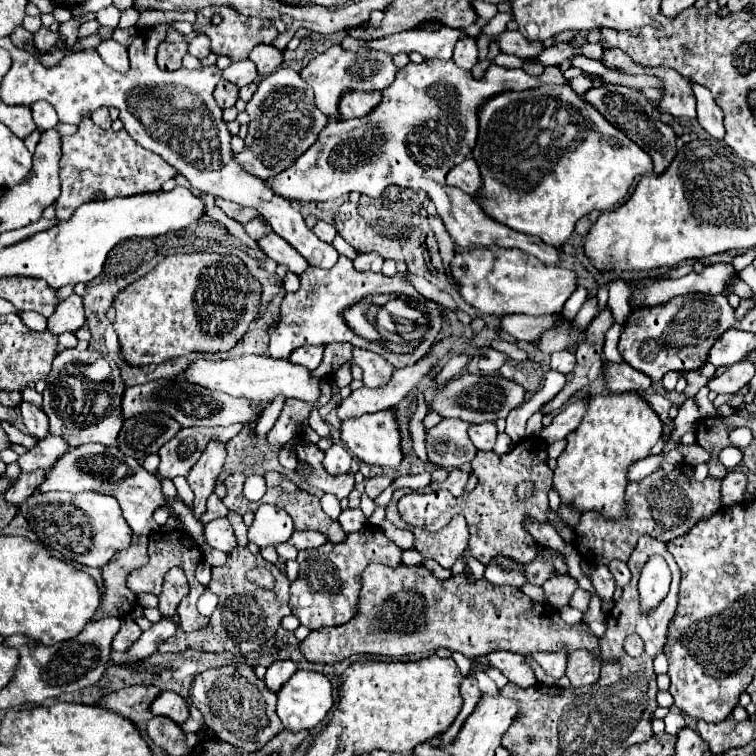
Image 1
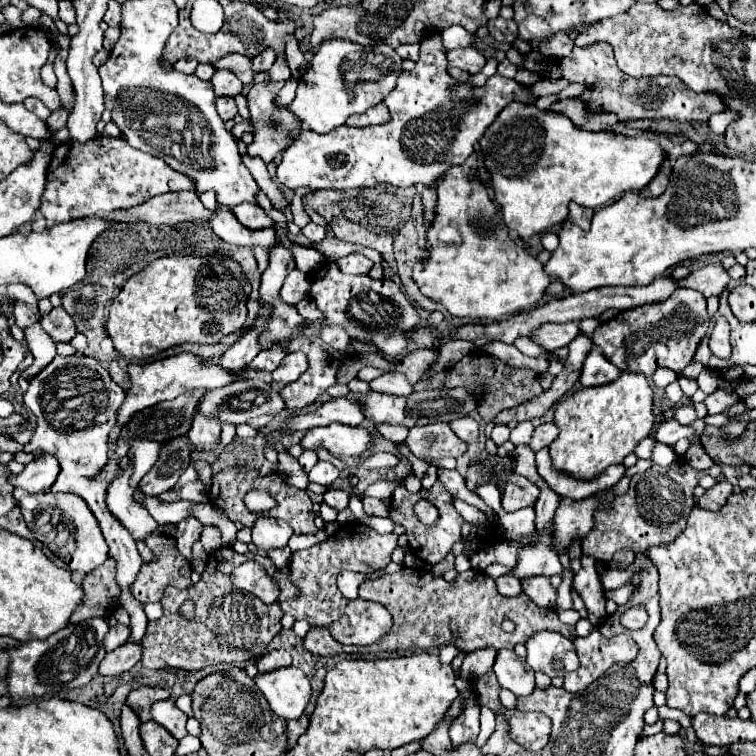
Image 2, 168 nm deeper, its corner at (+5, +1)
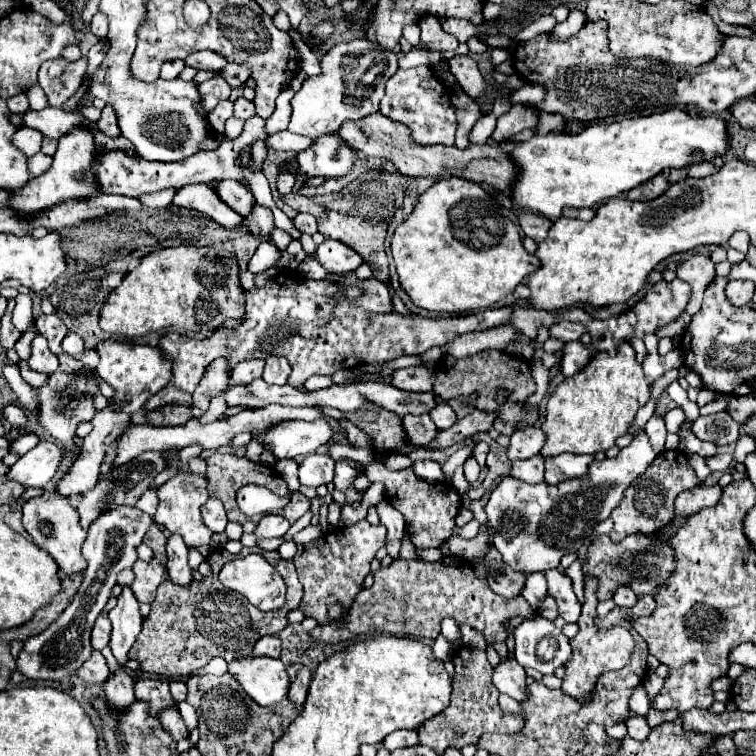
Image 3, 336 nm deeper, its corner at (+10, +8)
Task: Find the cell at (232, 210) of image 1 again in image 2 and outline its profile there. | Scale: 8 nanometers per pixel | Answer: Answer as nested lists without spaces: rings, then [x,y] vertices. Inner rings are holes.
[[[190,189],[190,191],[178,191],[178,193],[176,191],[162,193],[132,211],[114,211],[108,215],[108,219],[126,221],[126,223],[146,221],[150,225],[159,227],[174,226],[186,221],[208,221],[210,215],[214,215],[214,211],[206,209],[198,199],[196,191]]]

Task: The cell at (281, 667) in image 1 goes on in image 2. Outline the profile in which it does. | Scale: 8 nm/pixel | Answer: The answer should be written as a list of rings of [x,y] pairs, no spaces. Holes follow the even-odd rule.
[[[276,649],[276,651],[270,651],[270,653],[262,655],[256,665],[258,665],[258,671],[260,673],[266,673],[266,671],[274,671],[274,669],[286,667],[290,663],[292,663],[290,653],[288,651],[282,651],[282,649]]]

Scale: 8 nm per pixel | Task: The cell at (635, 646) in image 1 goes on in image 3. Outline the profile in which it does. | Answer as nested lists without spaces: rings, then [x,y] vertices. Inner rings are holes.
[[[589,578],[585,582],[585,604],[583,604],[583,610],[581,610],[581,618],[577,620],[579,632],[577,632],[577,636],[573,636],[569,640],[571,648],[573,648],[573,656],[565,664],[565,678],[563,678],[563,686],[561,686],[561,690],[565,694],[569,694],[571,698],[575,698],[579,702],[589,700],[589,696],[593,694],[593,688],[595,688],[595,684],[597,684],[597,680],[603,672],[619,670],[625,664],[629,664],[629,658],[631,658],[631,652],[633,652],[633,638],[631,638],[629,630],[625,630],[623,627],[613,627],[609,630],[595,628],[595,624],[593,624],[595,606],[599,602],[595,594],[597,594],[597,580]]]

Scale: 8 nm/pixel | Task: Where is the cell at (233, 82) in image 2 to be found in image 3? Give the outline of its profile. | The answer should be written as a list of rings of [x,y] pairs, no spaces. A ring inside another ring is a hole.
[[[211,78],[199,84],[199,96],[201,96],[201,106],[205,110],[205,114],[209,114],[219,100],[229,98],[231,88],[223,78]]]

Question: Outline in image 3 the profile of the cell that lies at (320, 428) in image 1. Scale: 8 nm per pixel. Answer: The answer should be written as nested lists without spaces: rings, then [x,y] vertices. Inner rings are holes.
[[[344,460],[344,462],[352,467],[362,466],[363,475],[369,478],[371,482],[381,480],[387,486],[385,500],[405,516],[407,524],[411,526],[411,542],[415,546],[419,546],[419,548],[439,548],[441,542],[451,538],[453,528],[455,528],[455,516],[461,508],[461,496],[457,494],[455,486],[451,482],[429,484],[429,482],[417,478],[413,468],[405,468],[401,472],[391,472],[383,466],[383,462],[371,462],[367,465],[352,460]]]

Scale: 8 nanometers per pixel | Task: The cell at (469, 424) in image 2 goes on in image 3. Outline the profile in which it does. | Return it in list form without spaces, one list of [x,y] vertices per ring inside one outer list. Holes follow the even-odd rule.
[[[447,402],[437,404],[437,408],[433,408],[433,412],[429,412],[429,416],[437,424],[437,430],[447,430],[457,422],[457,416]]]

